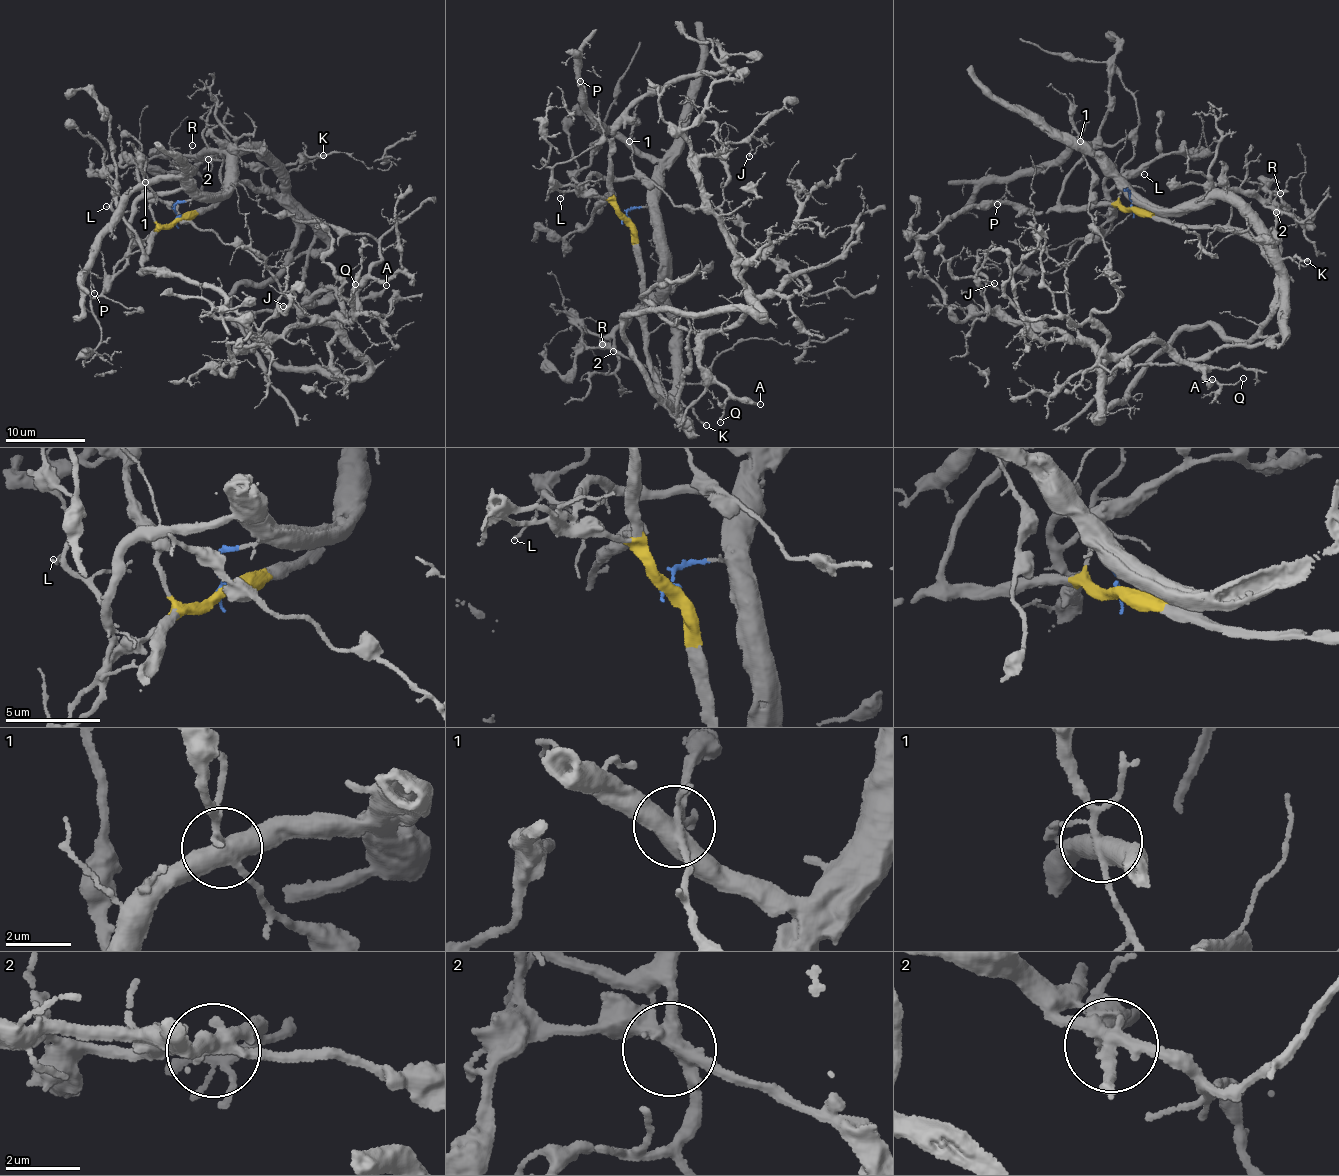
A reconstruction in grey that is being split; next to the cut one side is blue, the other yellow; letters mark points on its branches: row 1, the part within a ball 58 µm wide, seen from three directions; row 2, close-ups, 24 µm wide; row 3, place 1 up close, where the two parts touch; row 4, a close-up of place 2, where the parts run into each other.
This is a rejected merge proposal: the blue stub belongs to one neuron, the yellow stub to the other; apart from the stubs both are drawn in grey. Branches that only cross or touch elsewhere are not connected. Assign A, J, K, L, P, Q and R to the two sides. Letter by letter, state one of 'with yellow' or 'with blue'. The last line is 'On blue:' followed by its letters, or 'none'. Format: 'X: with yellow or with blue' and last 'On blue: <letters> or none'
A: with yellow
J: with yellow
K: with blue
L: with blue
P: with blue
Q: with yellow
R: with yellow
On blue: K, L, P

